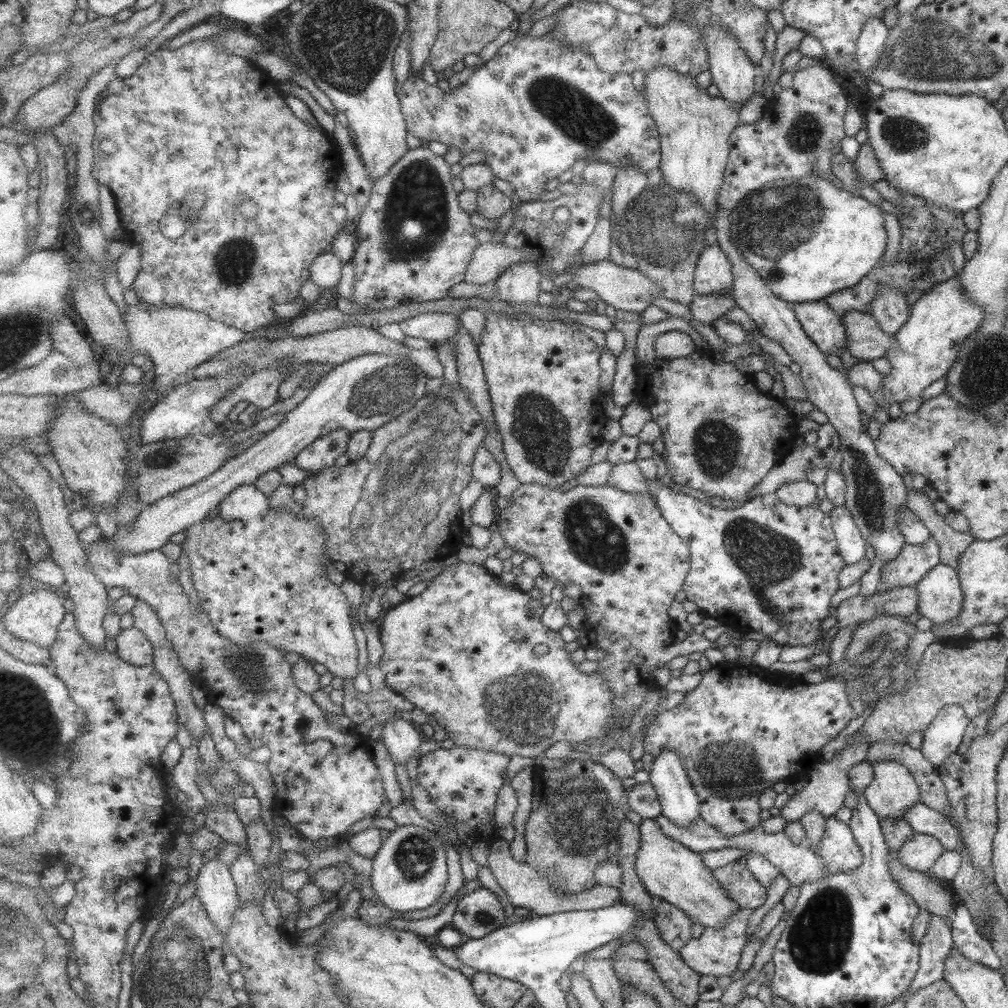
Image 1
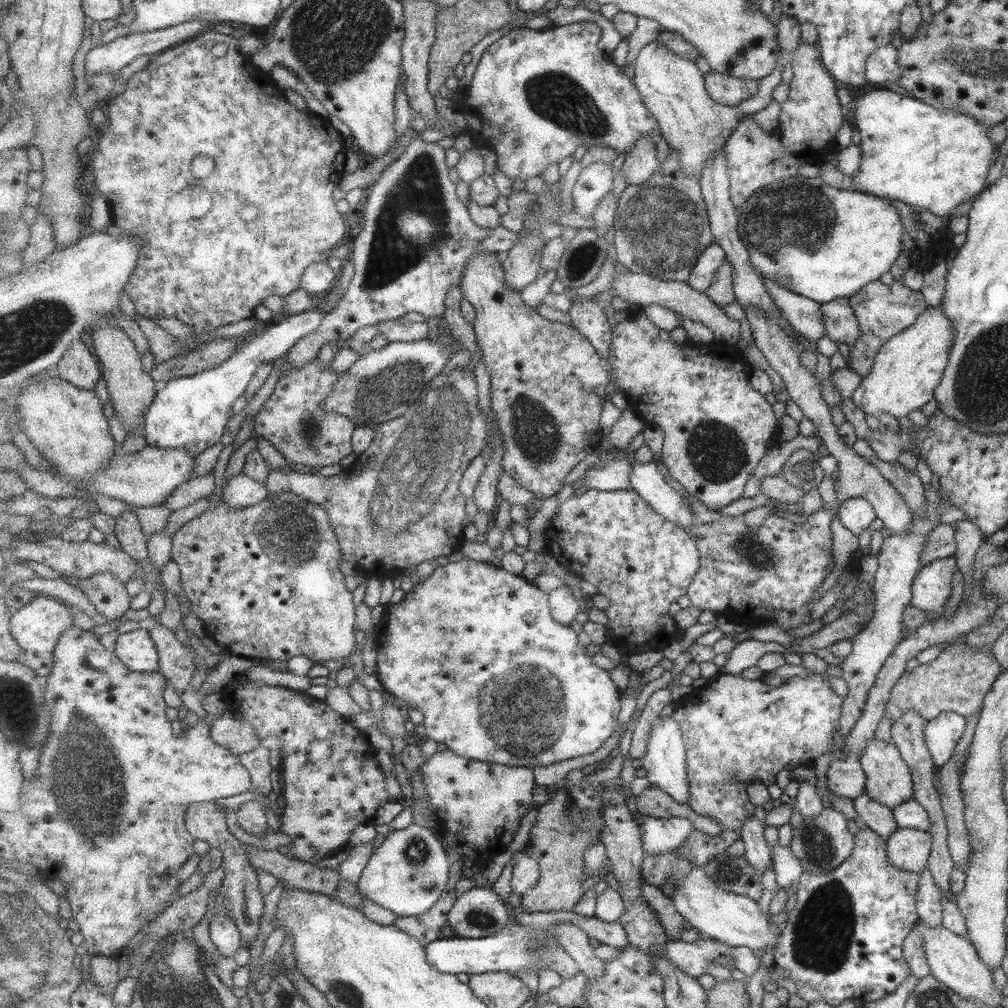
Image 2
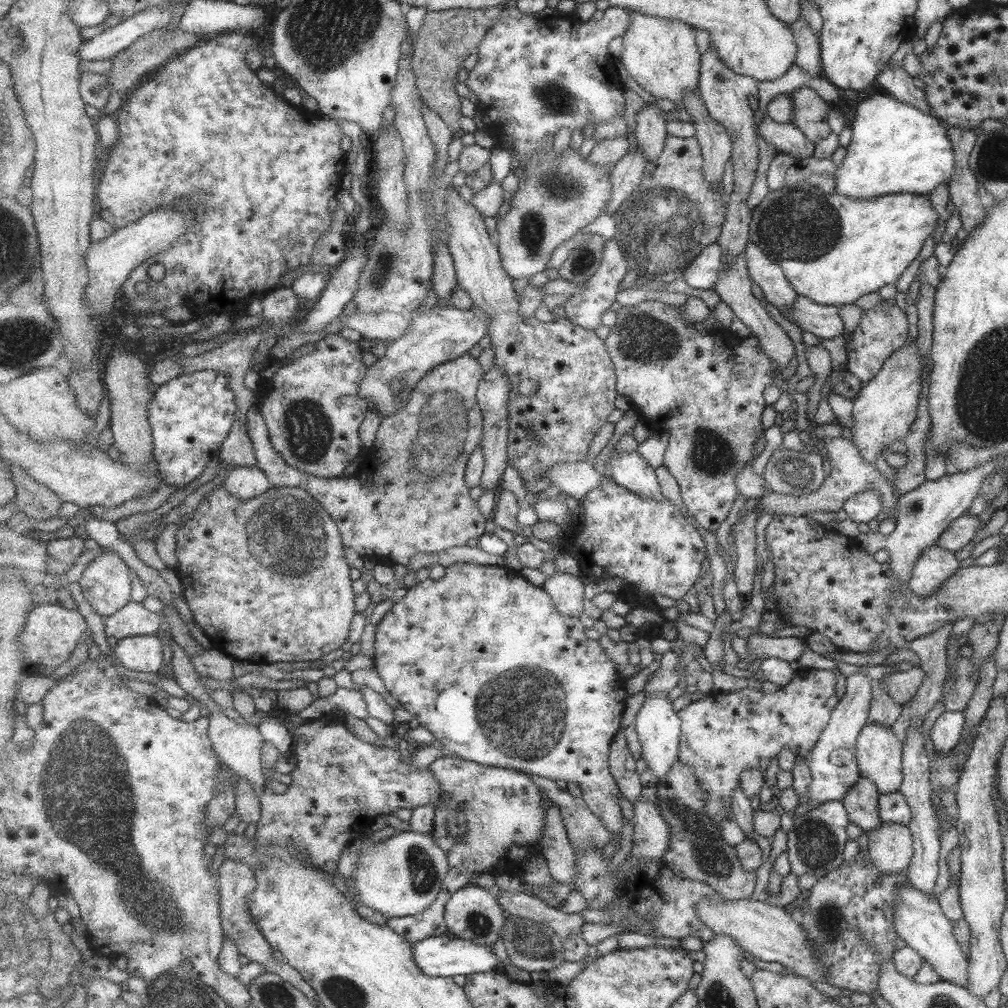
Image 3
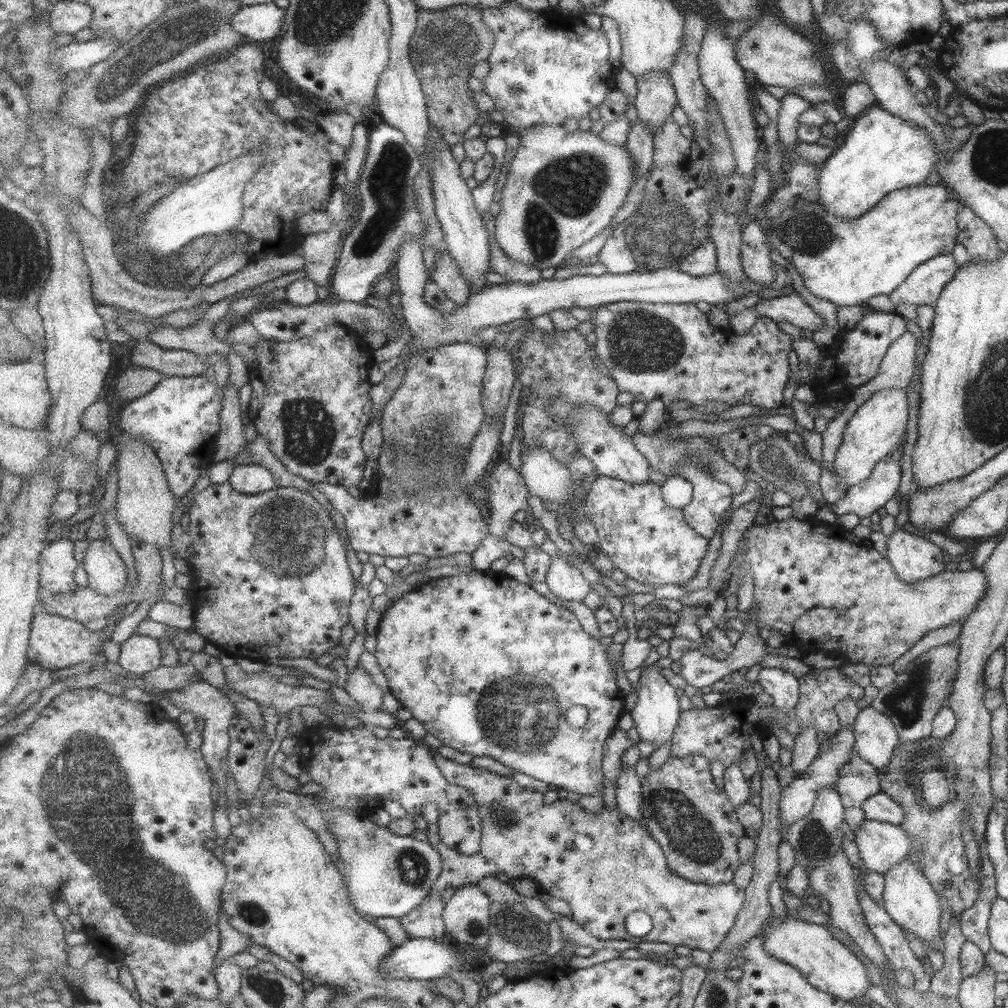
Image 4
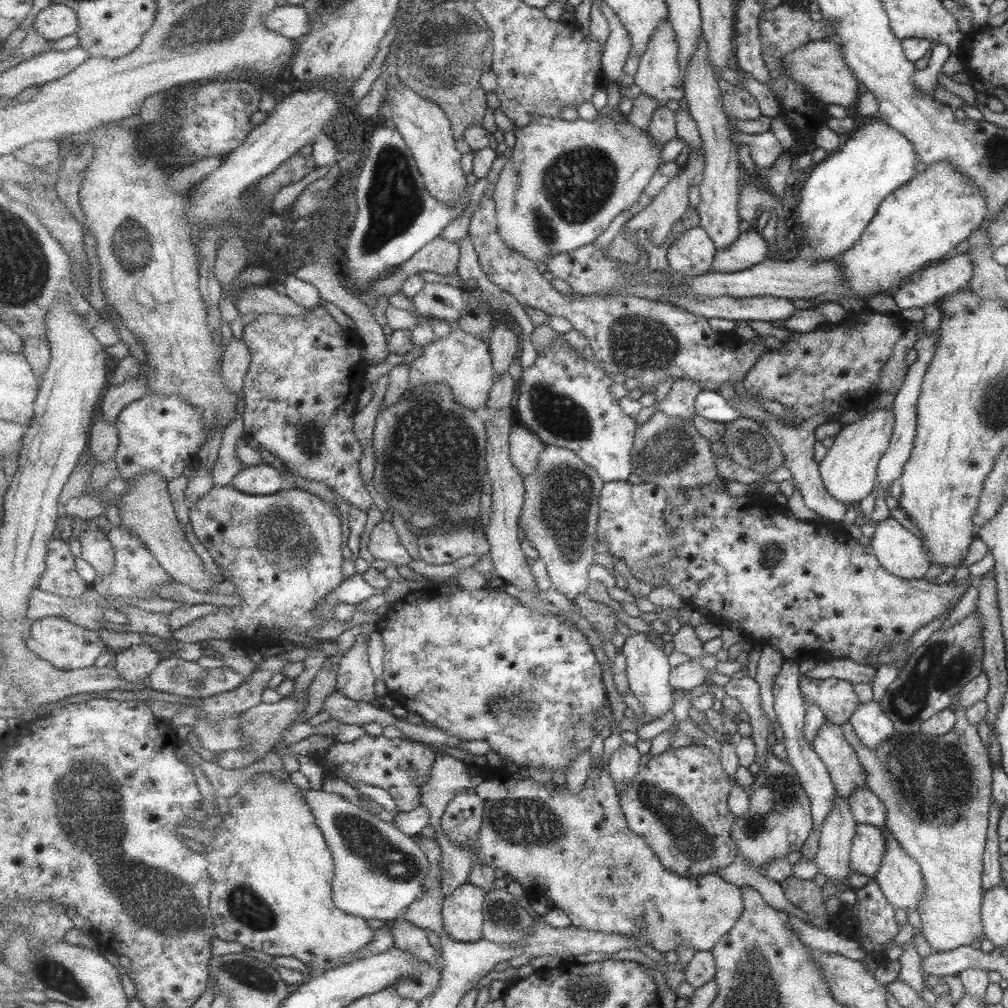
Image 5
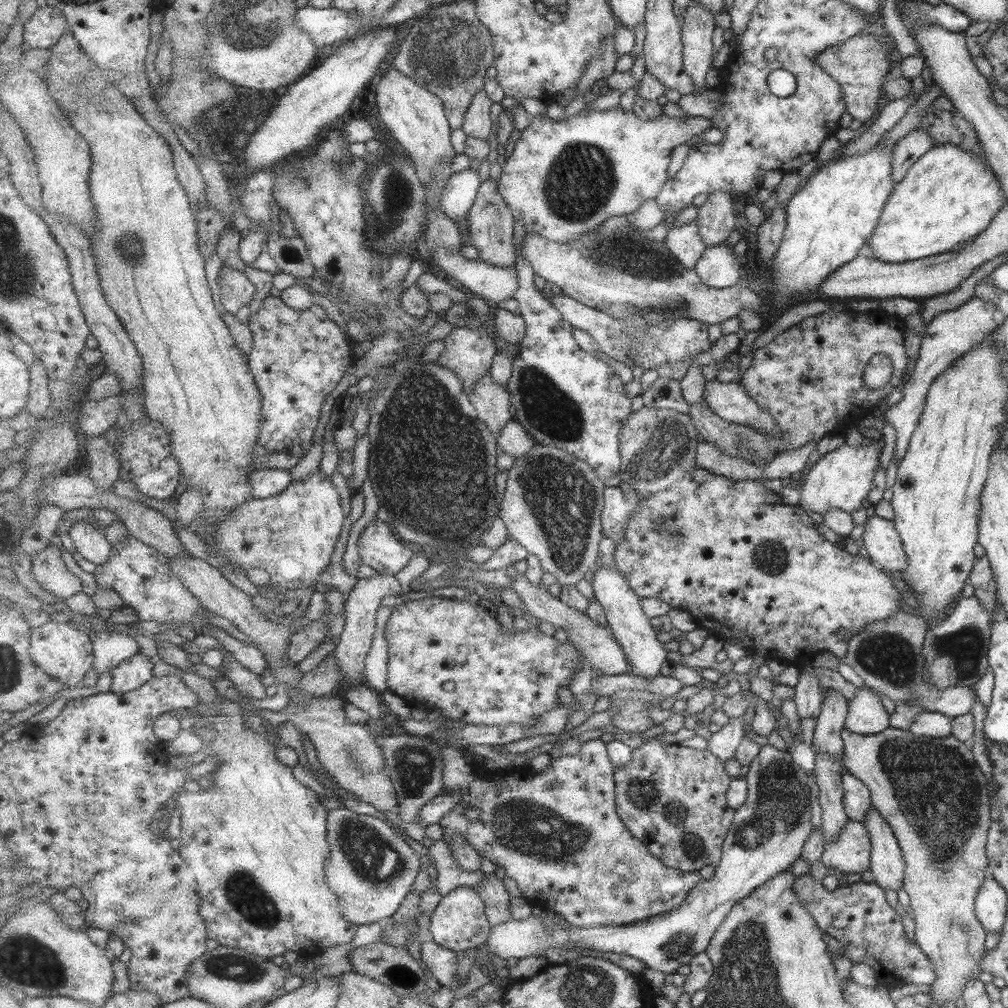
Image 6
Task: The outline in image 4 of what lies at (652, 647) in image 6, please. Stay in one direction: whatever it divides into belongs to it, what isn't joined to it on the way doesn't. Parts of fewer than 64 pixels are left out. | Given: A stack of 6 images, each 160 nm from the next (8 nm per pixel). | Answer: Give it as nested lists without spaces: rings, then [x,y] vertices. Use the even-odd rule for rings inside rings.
[[[653,663],[641,671],[638,701],[630,712],[635,723],[634,727],[639,732],[639,738],[658,747],[672,740],[675,727],[680,723],[682,715],[681,708],[679,708],[679,694],[667,682],[667,678],[659,672],[659,668],[659,666]]]

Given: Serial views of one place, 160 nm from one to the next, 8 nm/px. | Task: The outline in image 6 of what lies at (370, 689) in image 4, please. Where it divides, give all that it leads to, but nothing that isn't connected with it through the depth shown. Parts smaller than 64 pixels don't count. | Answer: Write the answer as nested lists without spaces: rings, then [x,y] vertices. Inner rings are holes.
[[[379,575],[367,579],[361,578],[349,592],[345,602],[346,625],[341,634],[340,642],[336,646],[335,654],[342,670],[342,679],[350,680],[350,687],[366,683],[363,681],[363,678],[366,678],[366,658],[373,646],[373,636],[375,636],[375,630],[377,630],[377,624],[375,624],[377,618],[375,616],[381,608],[383,598],[399,596],[402,590],[403,588],[401,588],[401,584],[399,584],[395,575]]]

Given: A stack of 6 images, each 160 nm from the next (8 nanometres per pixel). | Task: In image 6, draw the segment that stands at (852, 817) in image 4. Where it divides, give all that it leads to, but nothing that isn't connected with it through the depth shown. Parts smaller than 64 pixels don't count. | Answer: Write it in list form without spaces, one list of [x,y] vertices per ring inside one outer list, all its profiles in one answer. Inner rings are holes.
[[[829,689],[822,698],[820,713],[816,716],[816,725],[812,734],[812,747],[830,754],[840,762],[842,740],[840,730],[844,728],[847,701],[834,689]]]

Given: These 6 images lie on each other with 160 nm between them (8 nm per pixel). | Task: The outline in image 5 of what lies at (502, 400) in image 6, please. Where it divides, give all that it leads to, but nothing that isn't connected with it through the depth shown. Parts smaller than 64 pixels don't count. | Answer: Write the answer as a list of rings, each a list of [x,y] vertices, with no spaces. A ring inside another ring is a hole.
[[[486,404],[486,408],[482,410],[486,420],[488,437],[487,472],[493,488],[491,494],[491,508],[493,509],[491,509],[489,524],[484,533],[487,536],[487,542],[491,544],[489,551],[498,575],[509,584],[518,586],[521,590],[539,594],[541,590],[532,571],[532,561],[523,552],[522,542],[519,542],[520,526],[518,524],[527,493],[525,493],[525,478],[513,465],[511,457],[510,436],[514,428],[511,424],[511,409],[493,410]]]

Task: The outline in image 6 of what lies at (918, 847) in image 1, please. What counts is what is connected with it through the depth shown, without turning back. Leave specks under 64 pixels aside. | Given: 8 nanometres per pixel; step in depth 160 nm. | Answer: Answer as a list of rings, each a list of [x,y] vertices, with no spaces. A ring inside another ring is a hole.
[[[847,819],[840,833],[824,843],[820,861],[837,873],[861,873],[871,862],[871,837],[862,822]]]

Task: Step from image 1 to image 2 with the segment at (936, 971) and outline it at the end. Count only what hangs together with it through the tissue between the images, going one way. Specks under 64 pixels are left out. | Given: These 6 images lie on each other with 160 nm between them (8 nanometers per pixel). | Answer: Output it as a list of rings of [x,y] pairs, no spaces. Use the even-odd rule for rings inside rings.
[[[927,866],[923,867],[917,875],[916,912],[917,918],[925,922],[929,928],[941,926],[941,899],[940,890],[936,888],[932,874]]]

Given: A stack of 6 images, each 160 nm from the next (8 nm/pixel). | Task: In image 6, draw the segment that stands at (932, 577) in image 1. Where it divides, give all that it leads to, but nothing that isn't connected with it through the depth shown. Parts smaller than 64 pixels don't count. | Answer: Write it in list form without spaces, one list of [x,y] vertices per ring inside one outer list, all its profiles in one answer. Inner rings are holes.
[[[873,514],[866,518],[863,528],[862,546],[869,560],[877,562],[883,570],[901,571],[907,566],[908,558],[894,524]]]

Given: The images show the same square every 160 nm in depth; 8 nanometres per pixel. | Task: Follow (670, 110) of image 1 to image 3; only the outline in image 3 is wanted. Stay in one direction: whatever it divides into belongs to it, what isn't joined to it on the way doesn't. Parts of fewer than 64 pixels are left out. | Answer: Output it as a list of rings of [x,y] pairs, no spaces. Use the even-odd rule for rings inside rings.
[[[631,12],[631,22],[627,32],[622,36],[623,50],[620,60],[631,78],[645,91],[659,98],[667,98],[684,106],[684,94],[695,91],[700,94],[699,82],[701,80],[702,54],[697,46],[697,32],[685,21],[675,19],[645,16],[641,12]],[[765,113],[757,128],[762,140],[773,145],[778,152],[796,159],[812,156],[814,144],[809,142],[804,134],[790,122],[783,124],[773,122]]]

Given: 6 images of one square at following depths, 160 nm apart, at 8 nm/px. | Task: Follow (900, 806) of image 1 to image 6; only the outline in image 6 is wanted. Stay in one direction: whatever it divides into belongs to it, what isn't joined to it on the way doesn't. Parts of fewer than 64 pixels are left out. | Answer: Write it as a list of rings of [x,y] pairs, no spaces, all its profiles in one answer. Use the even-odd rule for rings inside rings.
[[[865,687],[855,690],[847,708],[844,728],[849,732],[870,735],[889,727],[888,714],[879,696]]]

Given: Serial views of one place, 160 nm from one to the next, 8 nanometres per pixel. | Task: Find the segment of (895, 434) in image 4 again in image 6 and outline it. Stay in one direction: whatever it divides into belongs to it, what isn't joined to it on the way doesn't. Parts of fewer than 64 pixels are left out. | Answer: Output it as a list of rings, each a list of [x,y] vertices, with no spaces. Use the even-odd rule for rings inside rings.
[[[872,441],[869,445],[849,447],[842,444],[839,448],[819,458],[808,470],[803,480],[797,503],[805,512],[810,511],[818,519],[828,510],[836,508],[850,514],[854,510],[862,508],[861,502],[868,495],[872,487],[873,476],[876,474],[879,465],[882,442]]]

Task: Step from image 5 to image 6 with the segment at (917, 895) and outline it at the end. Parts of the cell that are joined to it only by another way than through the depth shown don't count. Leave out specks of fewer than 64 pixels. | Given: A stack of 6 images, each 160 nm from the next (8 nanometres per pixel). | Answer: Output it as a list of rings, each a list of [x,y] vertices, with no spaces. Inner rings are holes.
[[[872,806],[865,813],[862,825],[871,837],[868,869],[873,877],[872,882],[880,885],[880,888],[897,892],[903,884],[904,861],[891,826]]]

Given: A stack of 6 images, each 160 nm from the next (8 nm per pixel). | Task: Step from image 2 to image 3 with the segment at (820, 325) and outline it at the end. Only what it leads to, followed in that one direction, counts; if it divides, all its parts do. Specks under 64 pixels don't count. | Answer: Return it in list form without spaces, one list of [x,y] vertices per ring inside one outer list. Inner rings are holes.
[[[755,241],[746,246],[745,257],[750,275],[762,290],[764,299],[784,316],[797,294],[785,278],[782,268]]]

